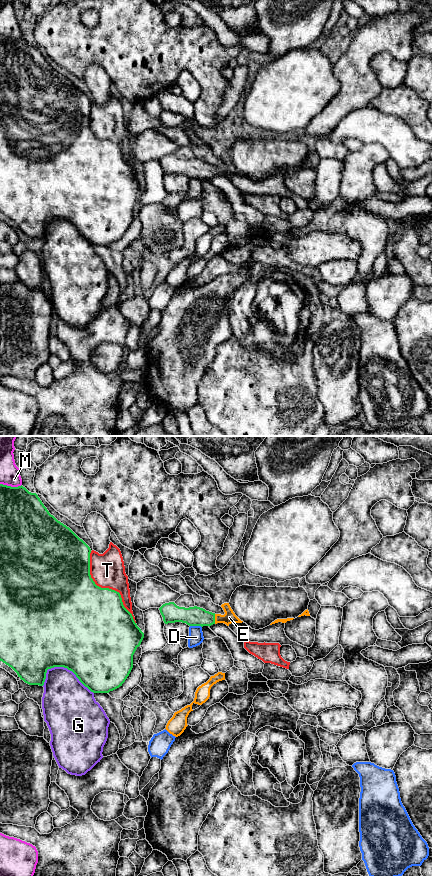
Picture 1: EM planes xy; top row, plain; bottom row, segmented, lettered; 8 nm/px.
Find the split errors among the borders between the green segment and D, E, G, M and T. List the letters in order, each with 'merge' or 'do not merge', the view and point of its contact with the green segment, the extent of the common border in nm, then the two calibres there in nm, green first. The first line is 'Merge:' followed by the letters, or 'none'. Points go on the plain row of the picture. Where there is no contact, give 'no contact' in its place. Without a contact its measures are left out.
Merge: E
D: do not merge; contact xy (196, 177); length 100 nm; calibres 160 and 110 nm
E: merge; contact xy (214, 171); length 80 nm; calibres 160 and 100 nm
G: do not merge; contact xy (70, 222); length 420 nm; calibres 500 and 380 nm
M: do not merge; contact xy (10, 38); length 180 nm; calibres 360 and 160 nm
T: do not merge; contact xy (106, 140); length 700 nm; calibres 480 and 280 nm

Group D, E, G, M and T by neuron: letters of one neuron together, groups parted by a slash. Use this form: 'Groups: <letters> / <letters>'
Groups: D / E / G / M / T

